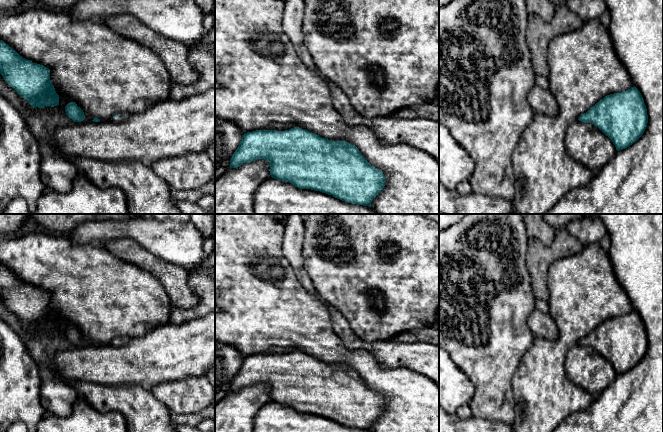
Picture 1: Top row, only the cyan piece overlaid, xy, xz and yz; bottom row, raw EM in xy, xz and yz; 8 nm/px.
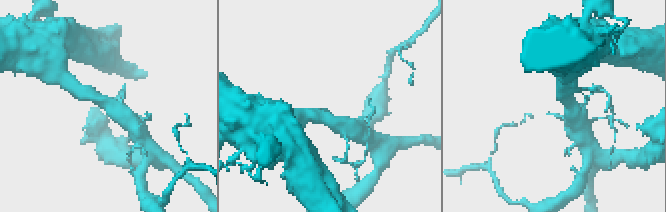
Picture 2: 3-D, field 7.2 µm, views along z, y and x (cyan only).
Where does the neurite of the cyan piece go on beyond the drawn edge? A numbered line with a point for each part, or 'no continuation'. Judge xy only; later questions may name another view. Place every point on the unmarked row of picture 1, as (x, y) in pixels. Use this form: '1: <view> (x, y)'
1: xy (122, 341)

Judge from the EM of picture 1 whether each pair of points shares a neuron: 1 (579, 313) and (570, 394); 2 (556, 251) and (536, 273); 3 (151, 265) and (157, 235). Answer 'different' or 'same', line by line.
1: same
2: same
3: different

